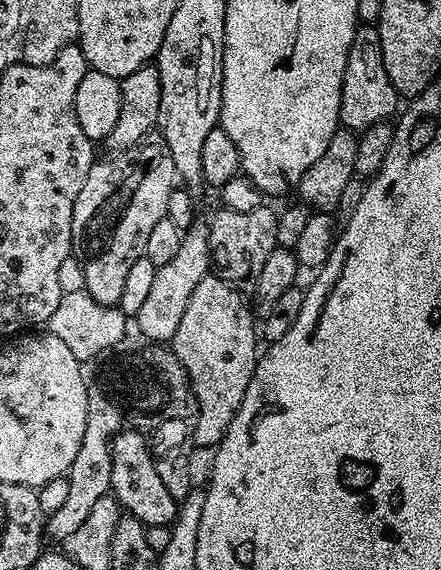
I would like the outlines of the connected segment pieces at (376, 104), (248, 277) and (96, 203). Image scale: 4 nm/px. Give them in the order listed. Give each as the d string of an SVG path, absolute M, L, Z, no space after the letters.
M368 22L361 23L350 46L346 74L342 82L341 125L348 131L359 134L375 124L391 121L398 112L396 103L398 97L394 90L394 82L390 82L390 74L386 74L386 62L382 58L380 29Z
M267 206L254 210L230 210L221 207L208 224L210 238L210 254L215 275L222 277L241 290L251 289L258 282L258 274L262 274L262 266L266 258L277 248L278 234L277 213L271 212Z
M149 134L124 152L117 152L107 157L109 160L97 159L92 165L86 182L74 202L72 215L72 250L80 259L82 274L86 274L84 290L90 298L104 305L119 305L130 266L138 262L146 250L146 241L154 226L168 215L168 203L173 188L177 187L178 177L174 158L170 158L170 146L158 134Z

